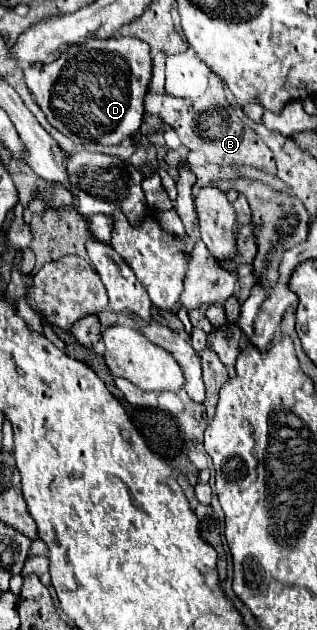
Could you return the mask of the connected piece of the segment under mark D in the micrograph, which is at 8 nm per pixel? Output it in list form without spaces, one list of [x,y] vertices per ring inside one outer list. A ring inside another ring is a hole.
[[[110,37],[90,41],[88,45],[74,45],[48,65],[30,65],[24,69],[26,85],[32,91],[38,107],[44,111],[48,123],[54,125],[62,135],[82,145],[118,145],[132,137],[138,131],[144,115],[144,93],[150,77],[150,49],[144,41],[134,37]]]

